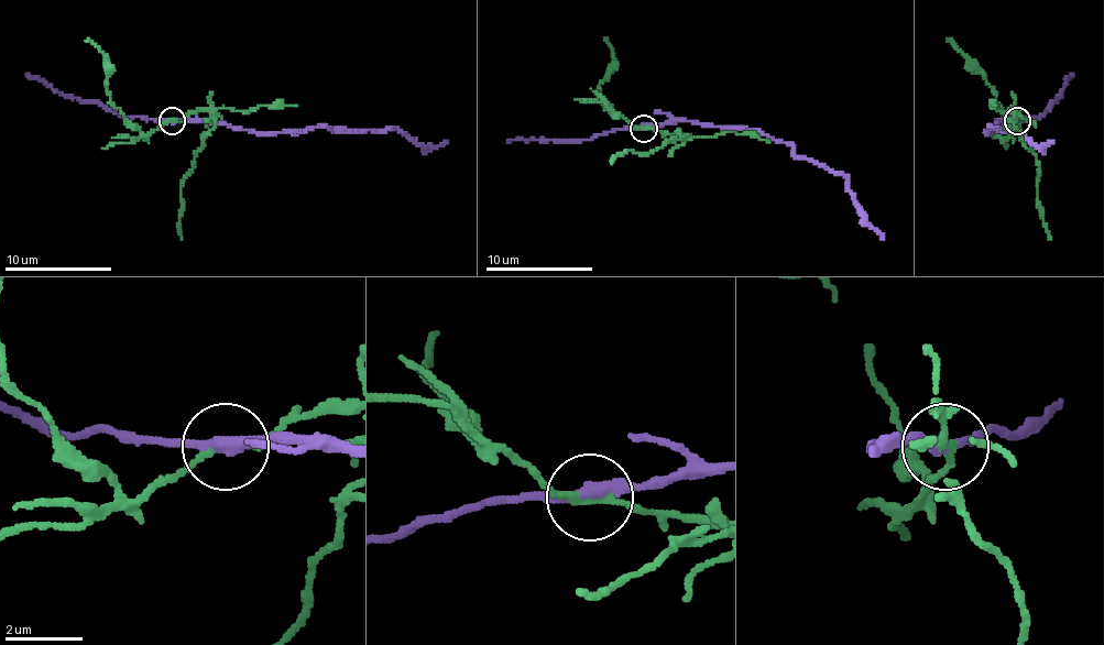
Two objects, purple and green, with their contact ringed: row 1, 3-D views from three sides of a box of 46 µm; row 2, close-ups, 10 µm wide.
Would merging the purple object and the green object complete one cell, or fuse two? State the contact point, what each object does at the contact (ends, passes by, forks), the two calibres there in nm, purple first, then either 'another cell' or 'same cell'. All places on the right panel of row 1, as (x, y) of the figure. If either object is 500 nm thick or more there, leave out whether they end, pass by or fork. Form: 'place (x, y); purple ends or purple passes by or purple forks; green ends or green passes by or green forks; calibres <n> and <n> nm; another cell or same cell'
place (1017, 121); purple passes by; green passes by; calibres 320 and 200 nm; another cell

